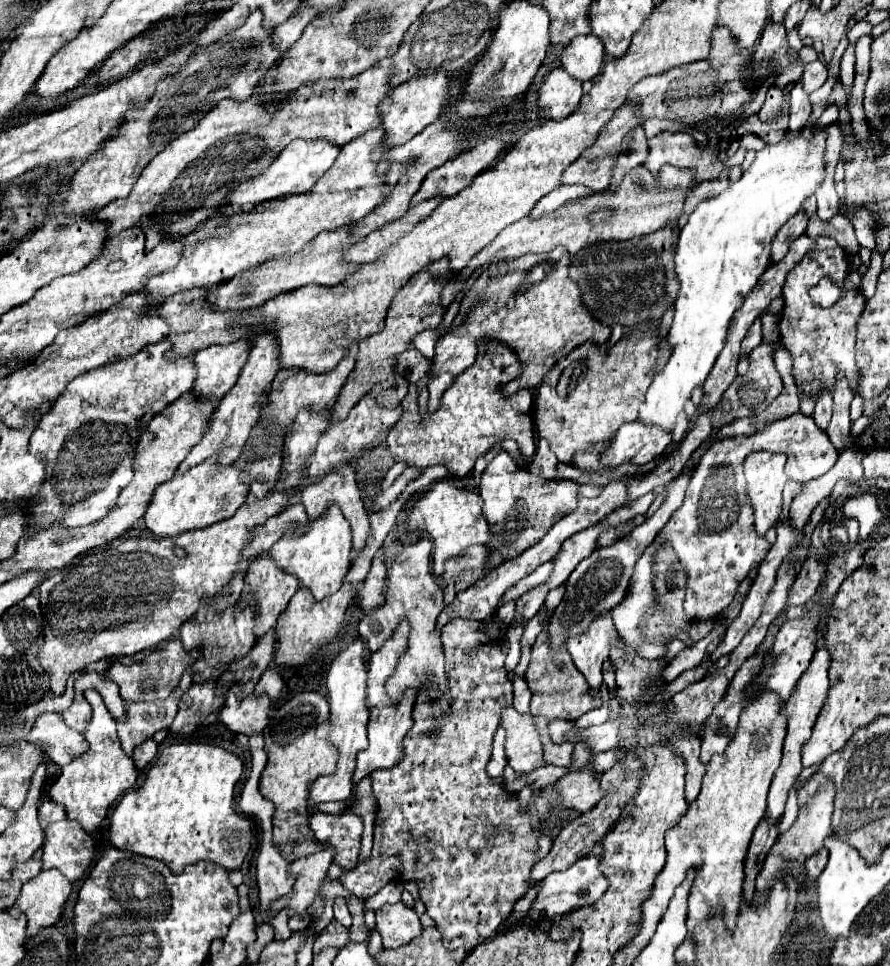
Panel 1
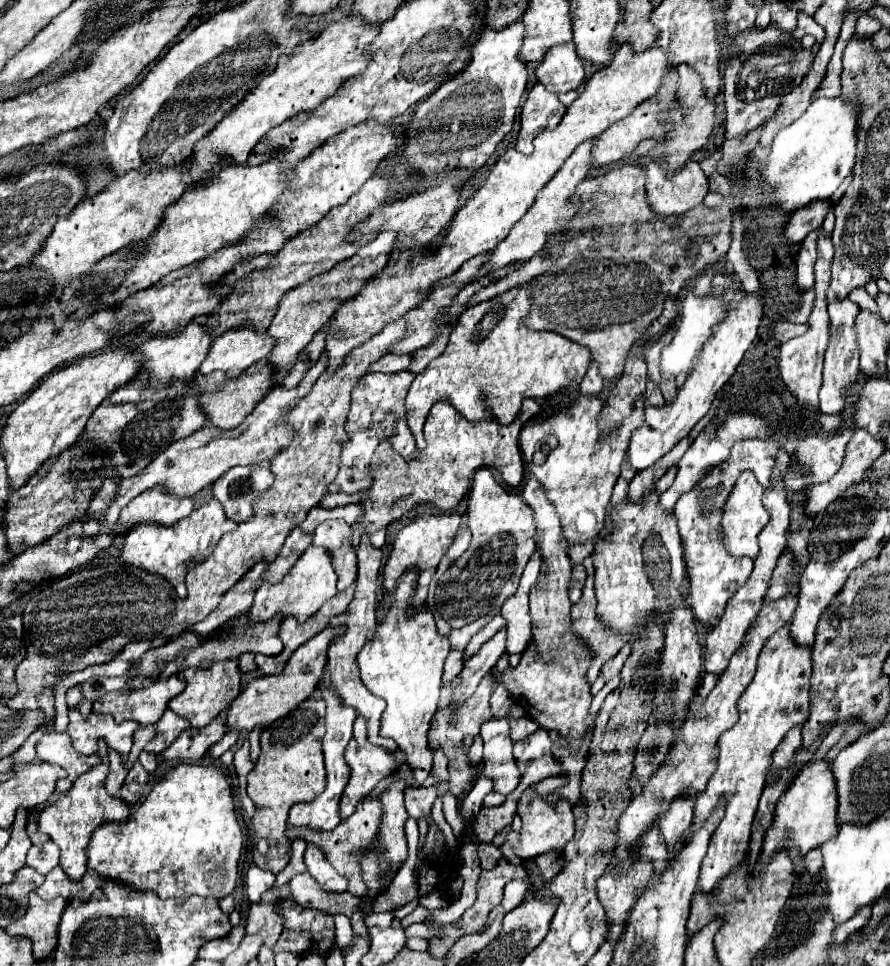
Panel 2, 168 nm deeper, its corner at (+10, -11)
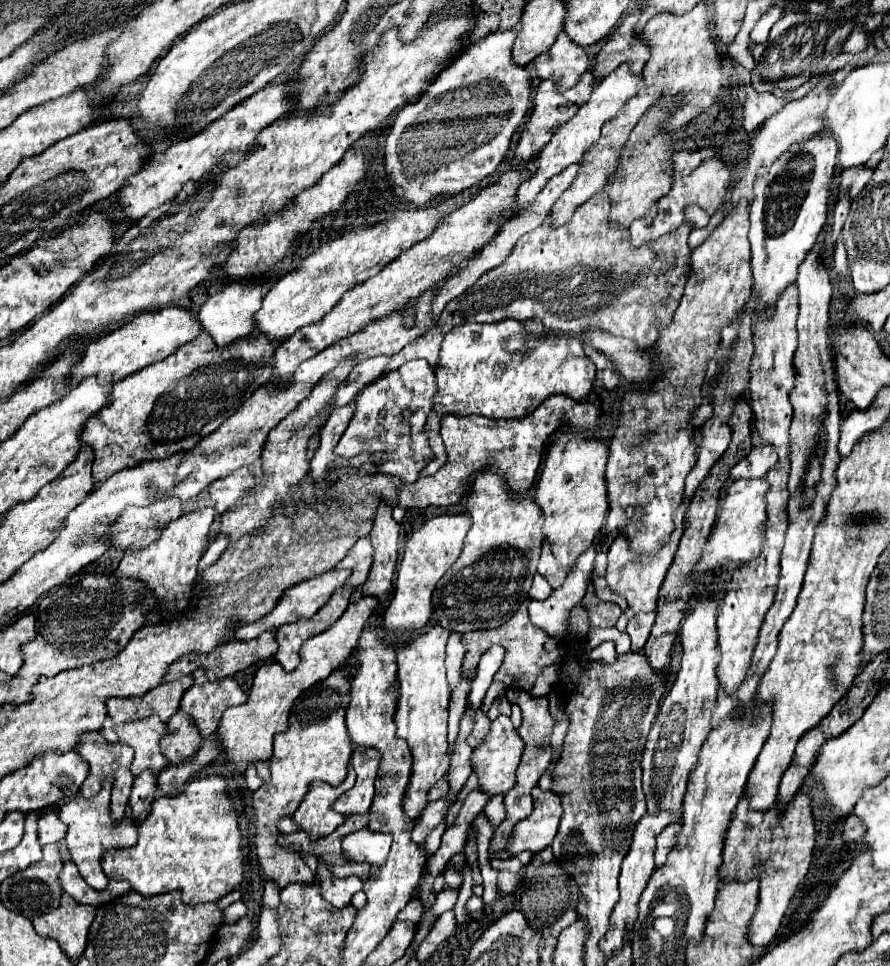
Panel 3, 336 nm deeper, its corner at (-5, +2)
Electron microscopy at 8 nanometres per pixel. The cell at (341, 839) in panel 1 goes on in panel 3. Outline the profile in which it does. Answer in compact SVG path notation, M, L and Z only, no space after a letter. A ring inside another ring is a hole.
M319 863L319 867L317 867L317 881L321 885L321 897L327 903L335 905L337 909L351 905L353 893L361 891L361 887L363 887L359 877L345 877L345 879L331 877L331 873L327 873L327 867L323 863Z

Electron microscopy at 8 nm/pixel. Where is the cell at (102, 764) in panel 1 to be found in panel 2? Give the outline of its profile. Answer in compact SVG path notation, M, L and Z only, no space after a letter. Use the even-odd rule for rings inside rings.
M104 740L98 742L96 756L102 760L82 776L78 776L72 784L72 788L66 794L60 794L54 804L48 804L38 818L38 826L44 834L48 834L58 846L60 846L60 866L72 880L80 880L86 872L86 848L90 844L92 832L104 824L104 822L122 822L122 818L128 818L130 806L122 798L114 798L106 792L104 788L104 778L108 772L108 762L106 762L106 750Z

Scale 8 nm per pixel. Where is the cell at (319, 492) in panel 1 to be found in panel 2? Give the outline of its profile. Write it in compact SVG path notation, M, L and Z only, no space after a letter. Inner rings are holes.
M328 520L316 526L312 542L332 550L334 570L338 574L338 590L348 588L356 580L356 552L352 546L352 526L344 520Z

